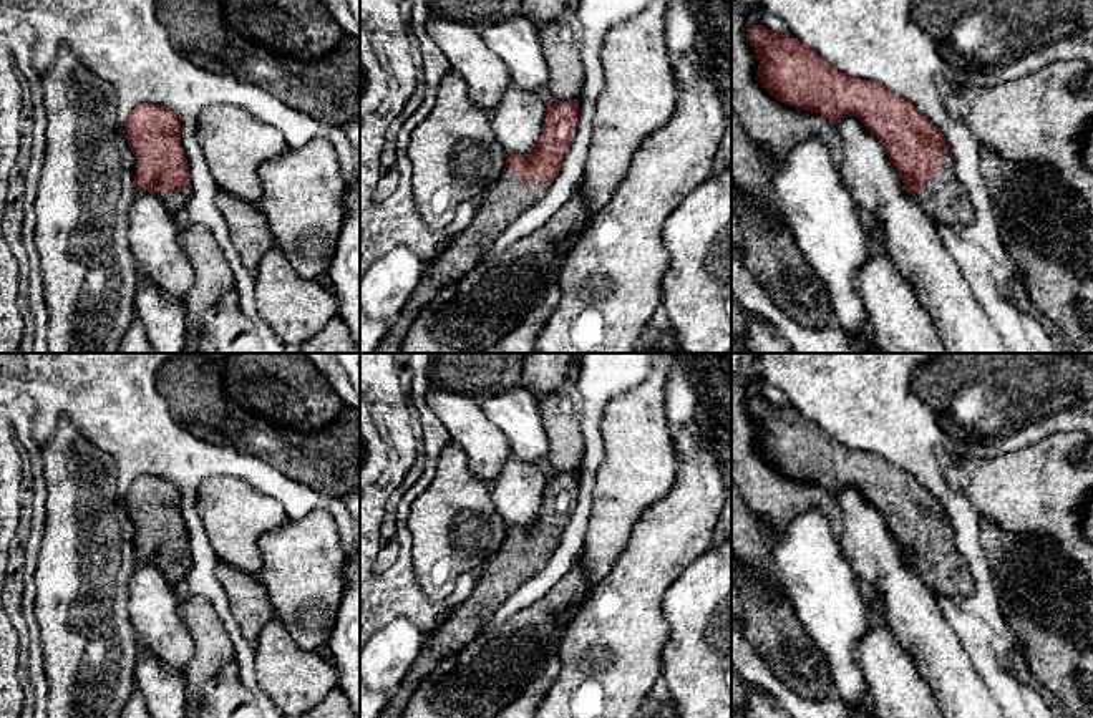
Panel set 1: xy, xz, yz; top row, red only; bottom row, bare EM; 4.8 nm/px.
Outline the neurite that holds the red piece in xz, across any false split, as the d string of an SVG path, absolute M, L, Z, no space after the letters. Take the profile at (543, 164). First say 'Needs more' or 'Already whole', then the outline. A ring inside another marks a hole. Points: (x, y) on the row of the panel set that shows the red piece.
Needs more. M579 99L547 103L542 133L537 146L531 153L508 156L506 169L484 194L483 204L471 224L456 237L453 237L449 244L443 247L441 252L426 264L420 284L416 285L415 292L411 294L410 300L405 303L398 317L390 322L390 327L381 338L381 343L373 353L398 353L398 347L408 333L413 320L428 305L428 302L441 289L458 282L469 270L473 270L479 264L479 260L484 259L484 254L491 247L493 240L532 204L536 204L541 197L547 194L549 186L561 171L561 164L567 153L577 119Z

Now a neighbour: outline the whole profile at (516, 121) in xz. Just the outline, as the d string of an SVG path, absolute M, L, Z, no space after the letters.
M508 86L499 104L489 111L496 141L508 154L531 153L541 138L547 98L539 91Z

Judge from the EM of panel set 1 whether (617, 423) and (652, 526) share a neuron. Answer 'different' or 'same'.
different

